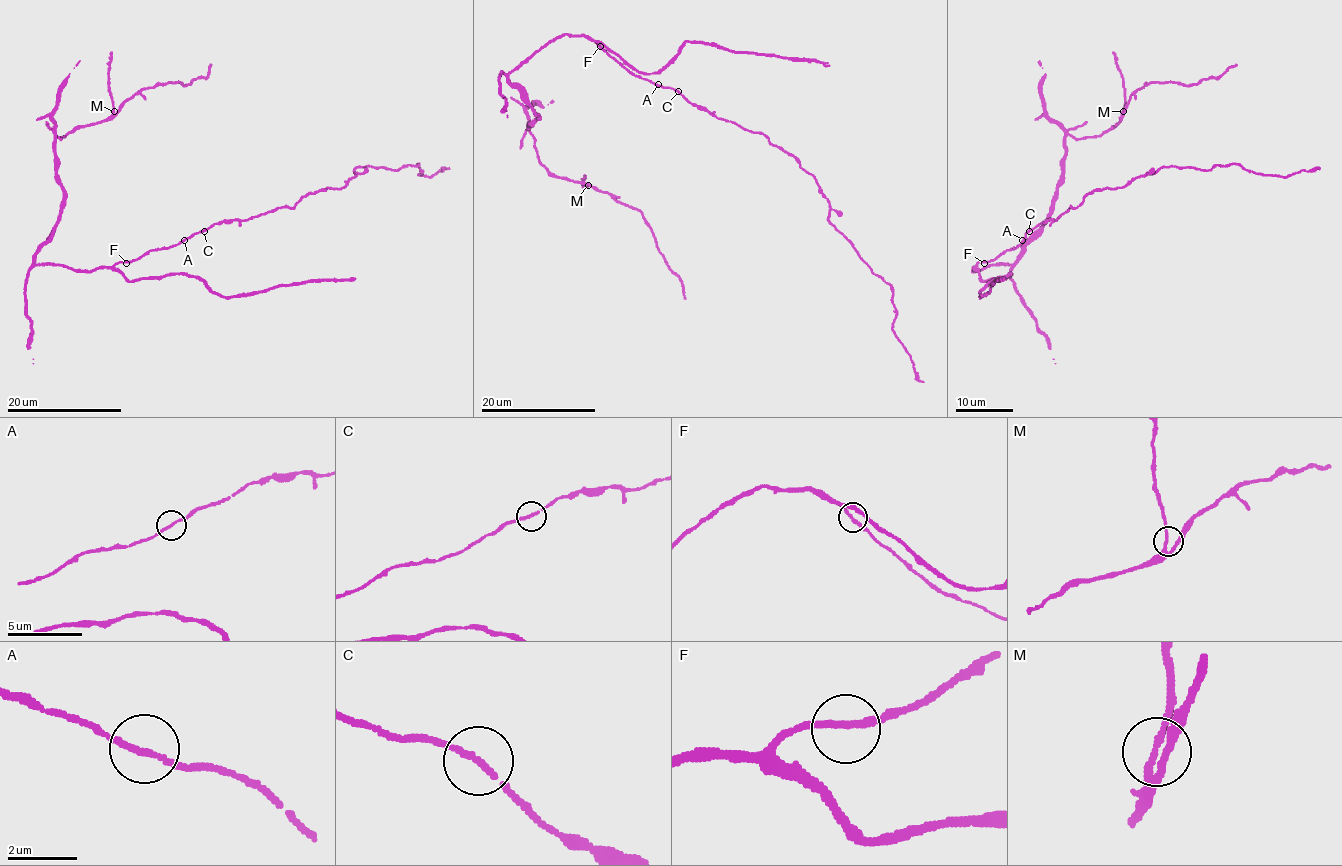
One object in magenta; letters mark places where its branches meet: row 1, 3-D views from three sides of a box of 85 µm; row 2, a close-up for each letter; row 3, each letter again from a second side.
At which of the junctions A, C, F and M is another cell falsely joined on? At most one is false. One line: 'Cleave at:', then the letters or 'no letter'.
Cleave at: no letter

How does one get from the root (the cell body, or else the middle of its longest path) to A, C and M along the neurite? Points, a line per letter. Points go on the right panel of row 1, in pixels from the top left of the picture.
A: (984, 261), (1015, 248), (1022, 240)
C: (984, 261), (1015, 248), (1030, 231)
M: (984, 261), (972, 270), (1012, 264), (1044, 223), (1062, 172), (1065, 137), (1100, 137), (1118, 122), (1123, 111)

